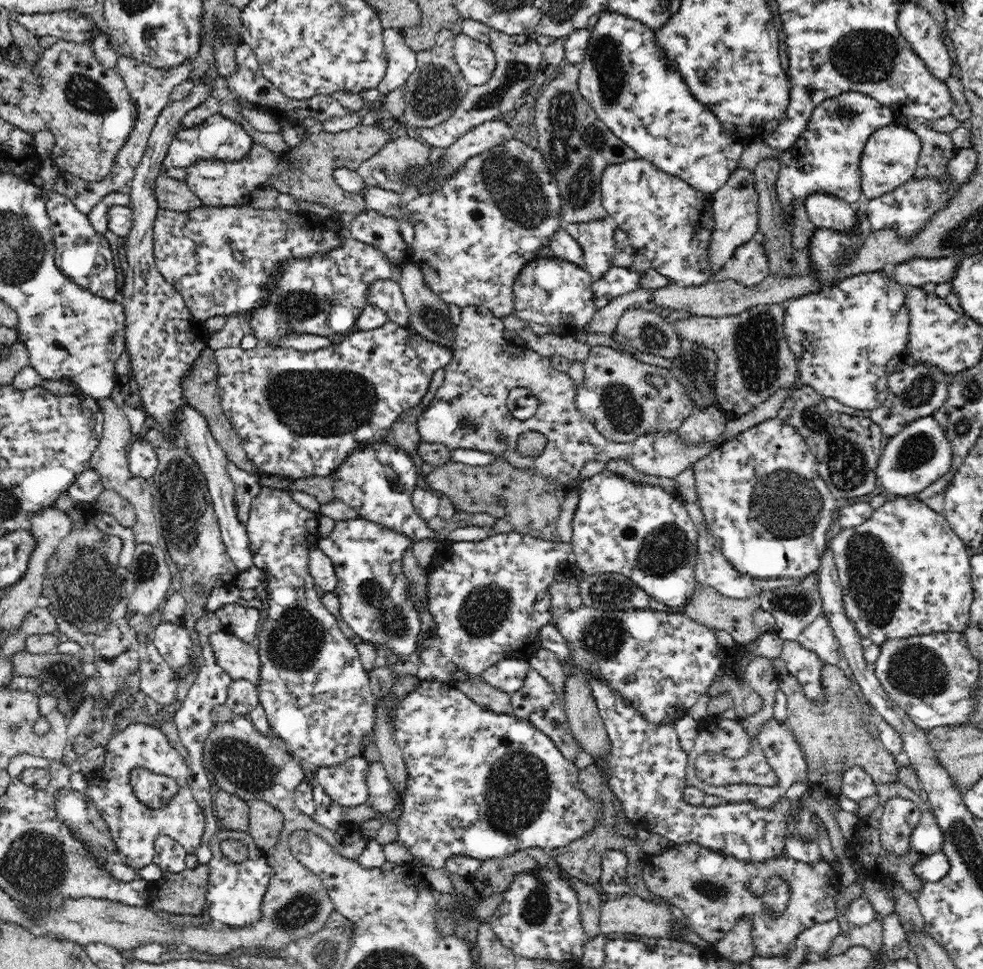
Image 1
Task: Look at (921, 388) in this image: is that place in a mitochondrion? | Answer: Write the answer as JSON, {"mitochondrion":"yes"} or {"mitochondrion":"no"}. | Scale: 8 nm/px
{"mitochondrion":"yes"}

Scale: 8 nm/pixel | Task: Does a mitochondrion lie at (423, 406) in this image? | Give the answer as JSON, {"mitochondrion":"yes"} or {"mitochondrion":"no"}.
{"mitochondrion":"no"}

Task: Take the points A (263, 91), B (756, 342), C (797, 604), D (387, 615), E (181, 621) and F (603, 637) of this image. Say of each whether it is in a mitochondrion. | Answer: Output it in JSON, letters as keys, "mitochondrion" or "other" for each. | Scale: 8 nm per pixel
{"A":"other","B":"mitochondrion","C":"mitochondrion","D":"mitochondrion","E":"other","F":"mitochondrion"}

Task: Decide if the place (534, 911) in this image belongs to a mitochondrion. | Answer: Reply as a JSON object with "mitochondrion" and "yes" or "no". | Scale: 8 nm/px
{"mitochondrion":"yes"}

